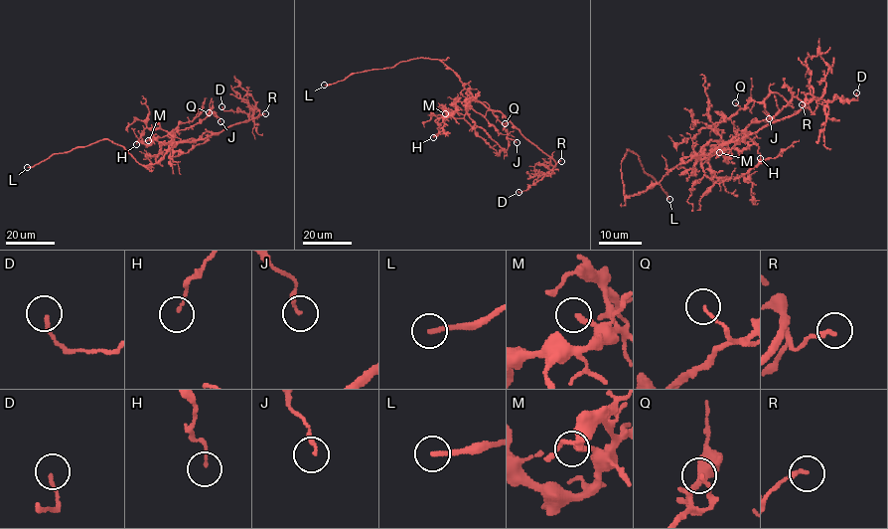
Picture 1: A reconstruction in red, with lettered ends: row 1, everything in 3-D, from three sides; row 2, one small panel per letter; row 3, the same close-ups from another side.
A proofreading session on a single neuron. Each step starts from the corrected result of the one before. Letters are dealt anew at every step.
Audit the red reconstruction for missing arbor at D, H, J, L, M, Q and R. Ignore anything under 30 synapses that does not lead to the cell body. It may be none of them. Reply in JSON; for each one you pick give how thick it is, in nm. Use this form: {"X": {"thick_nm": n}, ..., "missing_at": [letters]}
{"L": {"thick_nm": 200}, "missing_at": ["L"]}

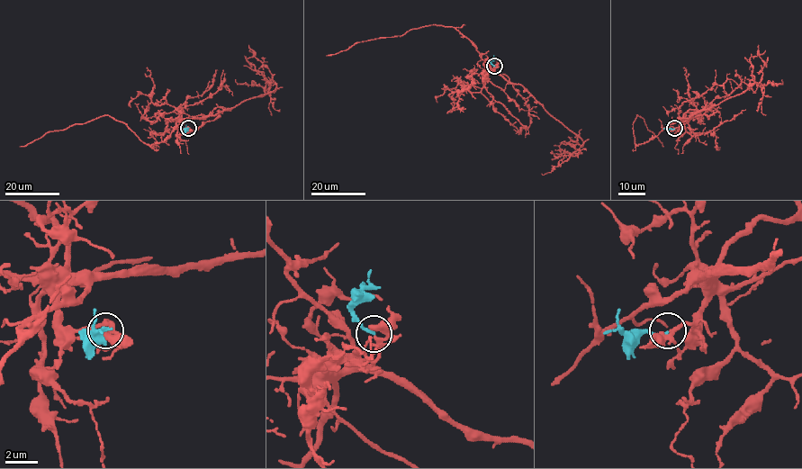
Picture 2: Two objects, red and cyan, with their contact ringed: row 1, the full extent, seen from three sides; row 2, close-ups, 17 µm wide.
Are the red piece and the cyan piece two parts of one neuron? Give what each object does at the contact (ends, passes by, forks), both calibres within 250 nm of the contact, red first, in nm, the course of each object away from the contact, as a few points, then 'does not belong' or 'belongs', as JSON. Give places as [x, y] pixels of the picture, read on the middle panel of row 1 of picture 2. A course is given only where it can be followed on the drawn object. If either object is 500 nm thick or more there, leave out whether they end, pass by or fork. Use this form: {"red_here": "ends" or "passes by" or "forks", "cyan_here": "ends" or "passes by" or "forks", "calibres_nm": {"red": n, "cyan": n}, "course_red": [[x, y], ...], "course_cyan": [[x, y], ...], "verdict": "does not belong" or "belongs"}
{"red_here": "forks", "cyan_here": "ends", "calibres_nm": {"red": 180, "cyan": 180}, "course_red": [[494, 66], [486, 72], [491, 67], [454, 28], [431, 25], [355, 42], [326, 55]], "course_cyan": [[494, 66], [491, 63], [494, 55]], "verdict": "belongs"}

